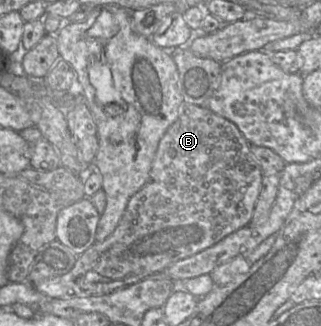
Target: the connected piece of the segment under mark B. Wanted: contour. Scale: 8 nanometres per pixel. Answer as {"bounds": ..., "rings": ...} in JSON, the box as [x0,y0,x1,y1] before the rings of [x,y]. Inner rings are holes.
{"bounds":[32,103,263,299],"rings":[[[184,103],[178,119],[159,142],[149,180],[130,198],[114,232],[80,254],[69,272],[32,284],[47,299],[99,296],[161,273],[178,260],[193,256],[248,225],[259,198],[263,176],[251,152],[251,144],[235,123],[206,106]]]}

